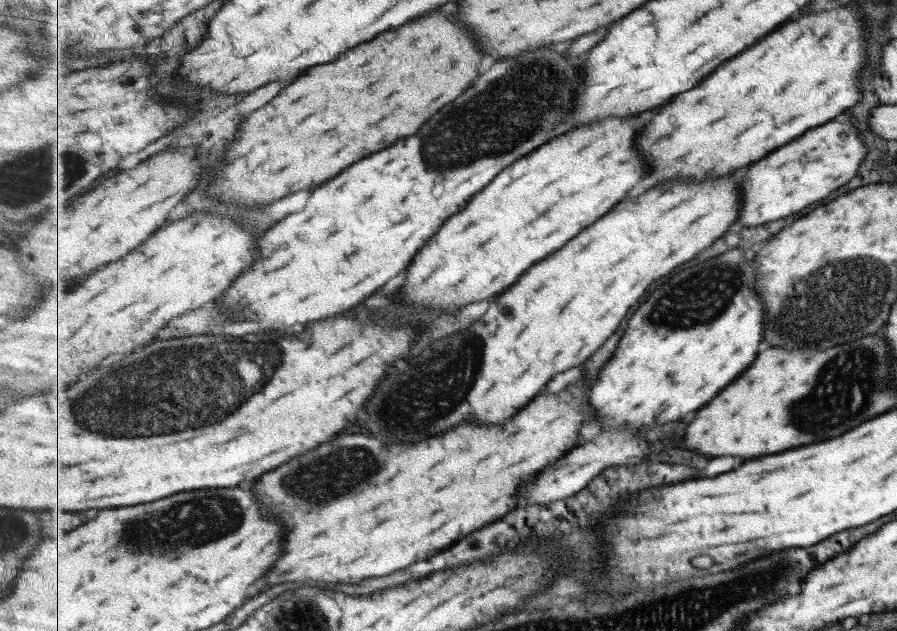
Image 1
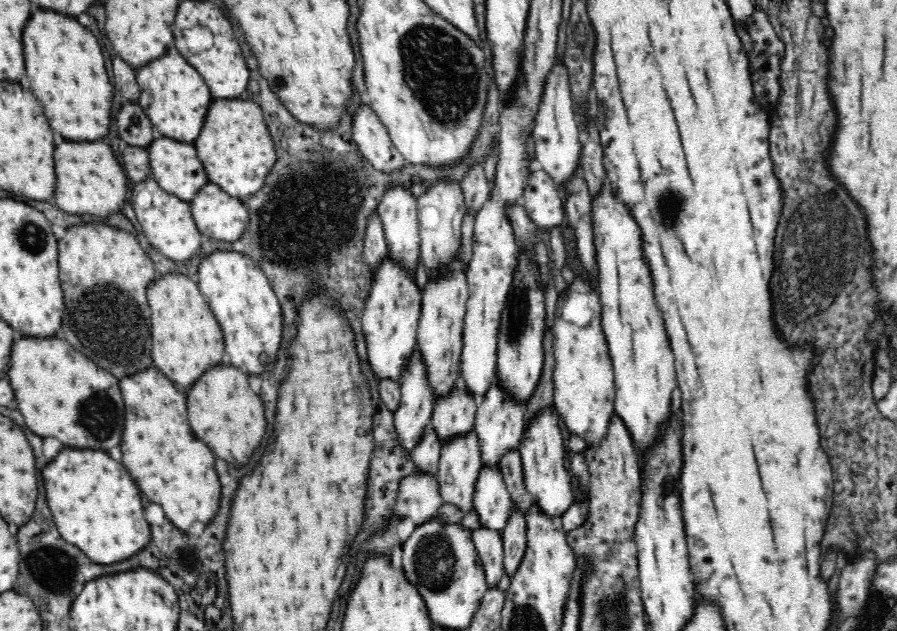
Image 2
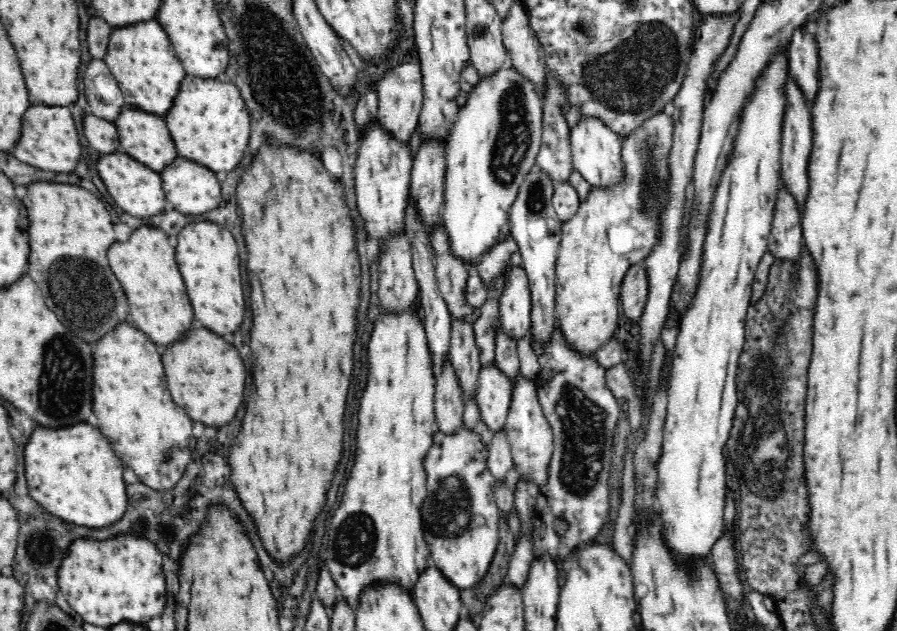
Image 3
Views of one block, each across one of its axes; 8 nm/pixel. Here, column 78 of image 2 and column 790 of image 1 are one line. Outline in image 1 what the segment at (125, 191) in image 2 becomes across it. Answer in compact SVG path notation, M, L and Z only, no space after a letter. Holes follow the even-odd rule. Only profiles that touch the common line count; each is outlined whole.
M845 114L839 121L812 128L807 136L801 136L799 140L779 148L779 152L771 152L771 156L755 162L751 172L747 172L747 184L743 184L747 200L743 200L737 226L761 226L787 218L825 198L855 176L853 172L865 158L866 150L857 128L849 123L849 117Z

